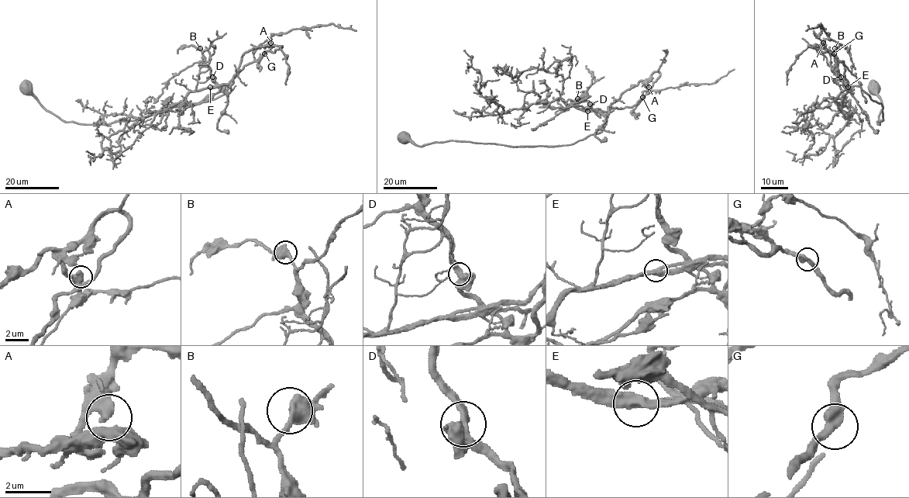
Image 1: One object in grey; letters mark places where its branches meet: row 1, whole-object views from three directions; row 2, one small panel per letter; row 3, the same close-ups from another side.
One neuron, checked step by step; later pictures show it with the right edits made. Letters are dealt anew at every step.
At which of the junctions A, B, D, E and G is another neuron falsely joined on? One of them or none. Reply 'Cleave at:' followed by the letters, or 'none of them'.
Cleave at: none of them

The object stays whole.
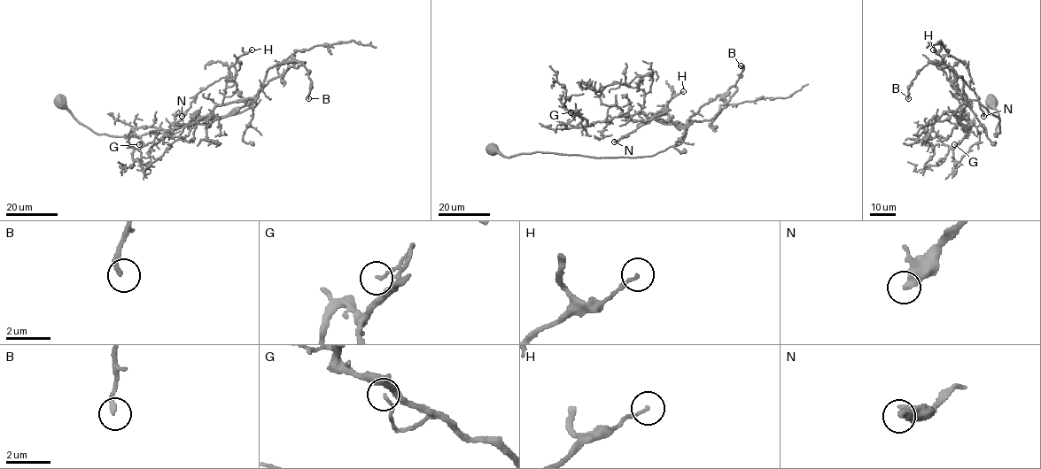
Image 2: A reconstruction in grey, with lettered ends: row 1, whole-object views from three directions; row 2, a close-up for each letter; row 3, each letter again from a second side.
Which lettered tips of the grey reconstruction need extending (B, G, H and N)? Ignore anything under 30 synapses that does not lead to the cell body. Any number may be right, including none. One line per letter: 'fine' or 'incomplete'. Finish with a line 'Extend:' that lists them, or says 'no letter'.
B: fine
G: fine
H: fine
N: fine
Extend: no letter

